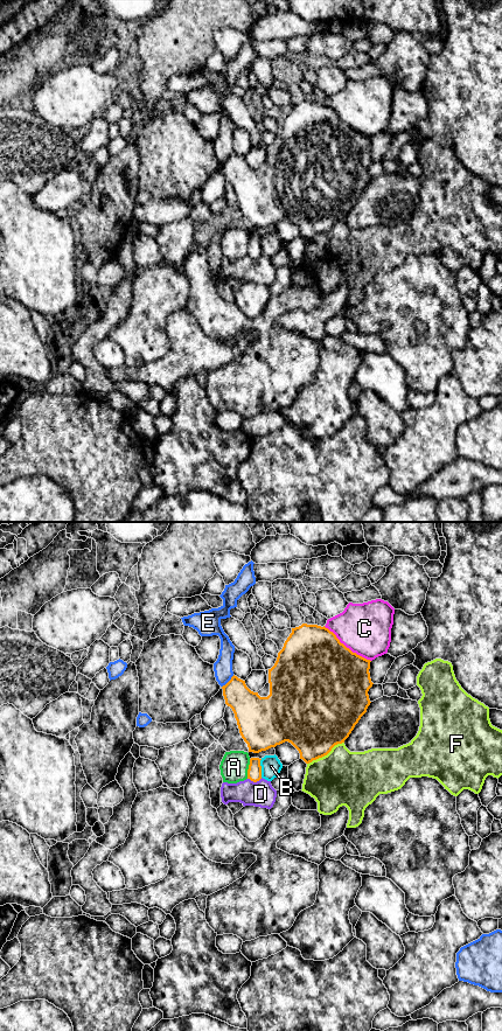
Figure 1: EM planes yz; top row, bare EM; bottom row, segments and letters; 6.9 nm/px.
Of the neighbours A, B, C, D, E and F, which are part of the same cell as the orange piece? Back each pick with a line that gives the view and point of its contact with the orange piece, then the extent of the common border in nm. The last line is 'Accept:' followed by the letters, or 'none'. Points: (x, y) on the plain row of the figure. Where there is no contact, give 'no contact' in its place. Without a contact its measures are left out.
Accept: none

